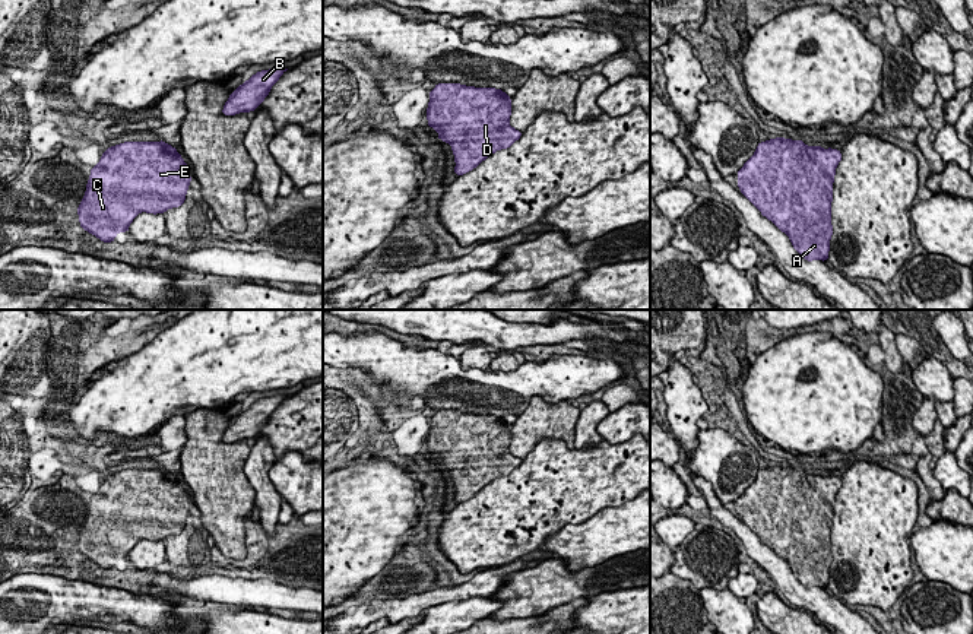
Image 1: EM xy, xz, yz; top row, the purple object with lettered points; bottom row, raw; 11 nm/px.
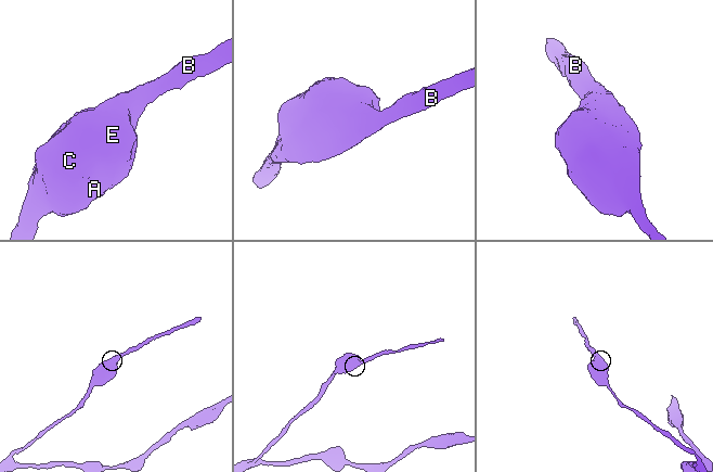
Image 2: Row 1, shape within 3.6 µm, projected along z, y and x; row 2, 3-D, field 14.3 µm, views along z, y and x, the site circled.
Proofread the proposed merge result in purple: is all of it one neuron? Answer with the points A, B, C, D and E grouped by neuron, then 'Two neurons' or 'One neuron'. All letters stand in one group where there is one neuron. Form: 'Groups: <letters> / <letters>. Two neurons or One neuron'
Groups: A B C D E. One neuron

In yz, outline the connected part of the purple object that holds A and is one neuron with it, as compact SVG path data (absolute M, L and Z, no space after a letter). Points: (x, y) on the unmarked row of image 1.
M776 465L760 469L755 481L738 498L741 520L790 565L793 576L808 589L828 587L833 508L840 488L842 479L837 476Z

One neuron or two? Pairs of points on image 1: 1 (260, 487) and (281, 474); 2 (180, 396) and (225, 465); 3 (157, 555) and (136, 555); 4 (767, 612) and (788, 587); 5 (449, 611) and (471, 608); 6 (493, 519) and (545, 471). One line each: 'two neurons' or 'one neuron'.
1: two neurons
2: two neurons
3: one neuron
4: two neurons
5: one neuron
6: one neuron

